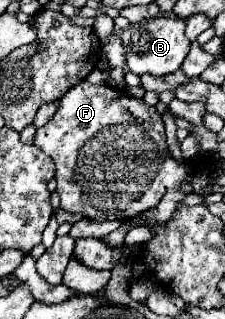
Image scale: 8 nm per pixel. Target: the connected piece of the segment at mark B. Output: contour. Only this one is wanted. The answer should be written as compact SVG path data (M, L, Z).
M154 17L142 23L134 23L120 33L126 65L136 75L168 75L180 69L182 61L190 53L190 41L184 35L184 21L178 17Z

